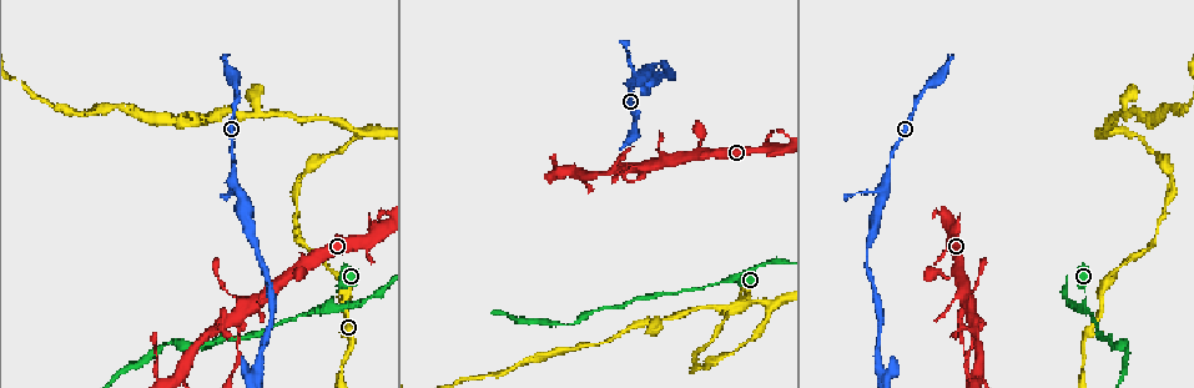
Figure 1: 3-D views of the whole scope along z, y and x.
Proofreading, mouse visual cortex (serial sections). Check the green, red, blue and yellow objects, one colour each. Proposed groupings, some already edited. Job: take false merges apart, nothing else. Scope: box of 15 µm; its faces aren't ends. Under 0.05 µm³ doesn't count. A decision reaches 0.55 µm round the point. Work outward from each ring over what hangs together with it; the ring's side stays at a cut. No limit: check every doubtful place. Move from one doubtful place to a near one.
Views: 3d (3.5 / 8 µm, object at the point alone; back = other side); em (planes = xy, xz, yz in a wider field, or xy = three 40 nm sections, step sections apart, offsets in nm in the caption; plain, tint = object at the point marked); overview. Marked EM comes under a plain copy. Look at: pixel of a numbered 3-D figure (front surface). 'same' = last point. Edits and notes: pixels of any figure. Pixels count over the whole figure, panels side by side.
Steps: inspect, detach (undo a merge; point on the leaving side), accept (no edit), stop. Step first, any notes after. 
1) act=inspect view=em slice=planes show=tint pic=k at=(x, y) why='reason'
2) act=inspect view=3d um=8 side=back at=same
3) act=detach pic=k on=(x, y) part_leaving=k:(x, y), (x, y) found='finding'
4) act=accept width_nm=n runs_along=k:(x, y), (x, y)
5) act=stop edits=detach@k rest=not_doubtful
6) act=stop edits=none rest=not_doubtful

act=inspect view=3d um=8 pic=1 at=(729, 282) why='a narrow waist'

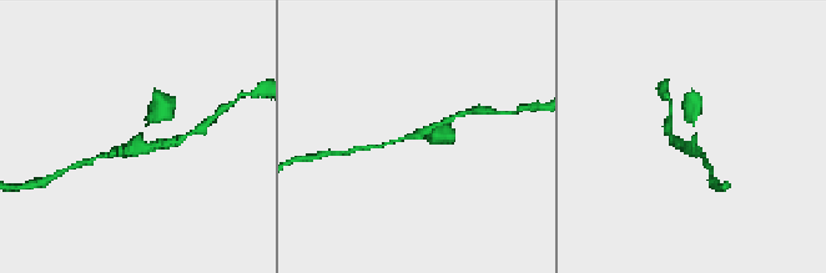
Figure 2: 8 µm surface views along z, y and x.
act=inspect view=em slice=planes show=tint pic=2 at=(694, 141) arms=3 arm_widths_nm=150,150,150

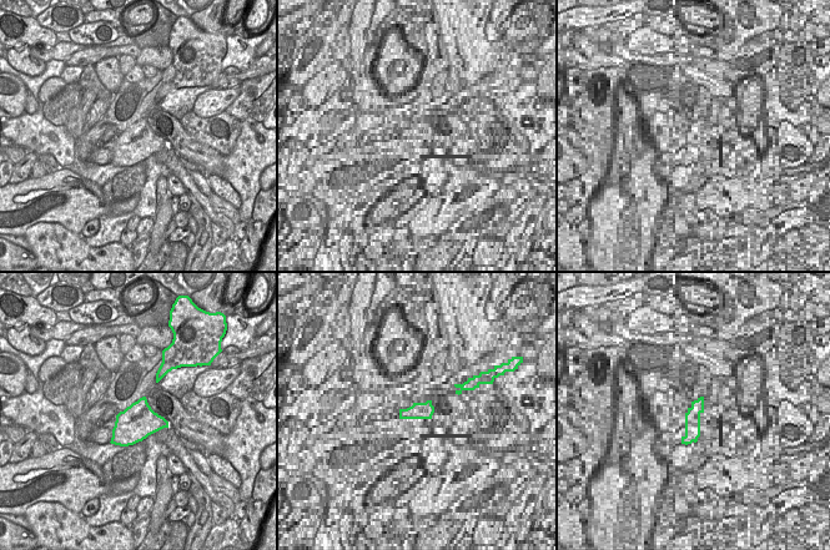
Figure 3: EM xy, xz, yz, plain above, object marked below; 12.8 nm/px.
act=accept runs_along=2:(157, 112), (139, 136), (137, 150), (110, 155) found='all the same cell'

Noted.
act=inspect view=3d um=3.5 pic=1 at=(237, 336) why='thin neck'

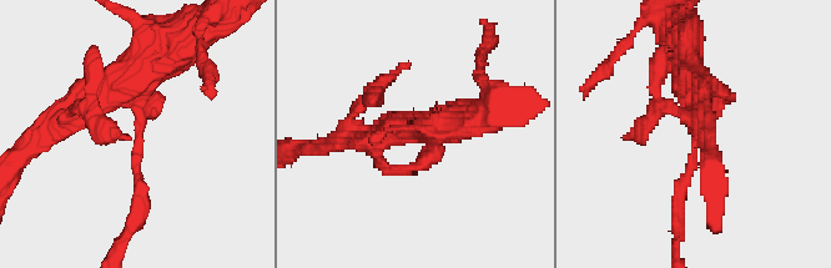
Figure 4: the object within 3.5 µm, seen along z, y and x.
act=inspect view=em slice=xy step=1 show=tint pic=4 at=(142, 146) arm_widths_nm=150,400 why='shape alone is not enough'

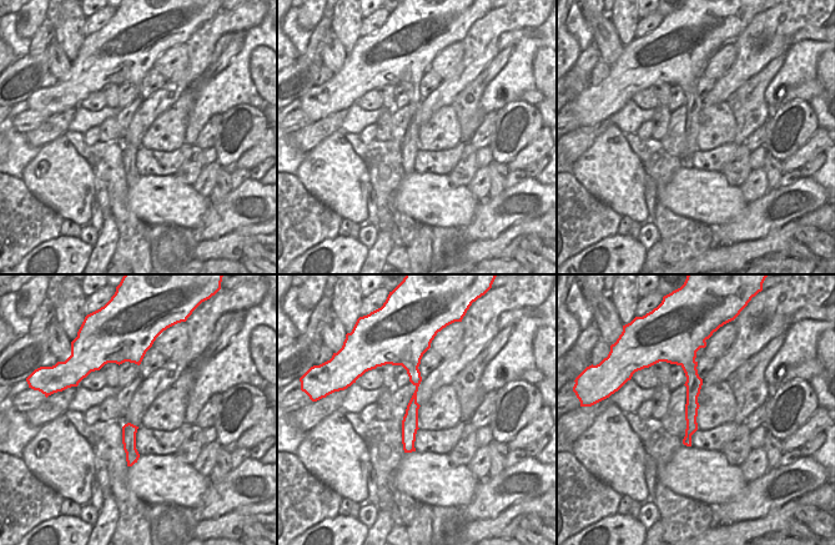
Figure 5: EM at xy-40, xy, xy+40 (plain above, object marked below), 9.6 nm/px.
act=accept runs_along=5:(410, 361), (416, 392), (407, 449) found='all the same cell'

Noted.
act=inspect view=3d um=3.5 pic=1 at=(263, 113) why='three arms meet'

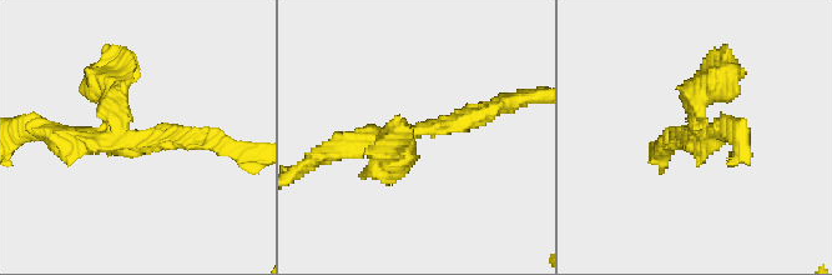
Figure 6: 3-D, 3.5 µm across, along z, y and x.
act=accept arms=3 runs_along=6:(489, 111), (332, 153) found='all the same cell'

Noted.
act=stop edits=none rest=not_doubtful

